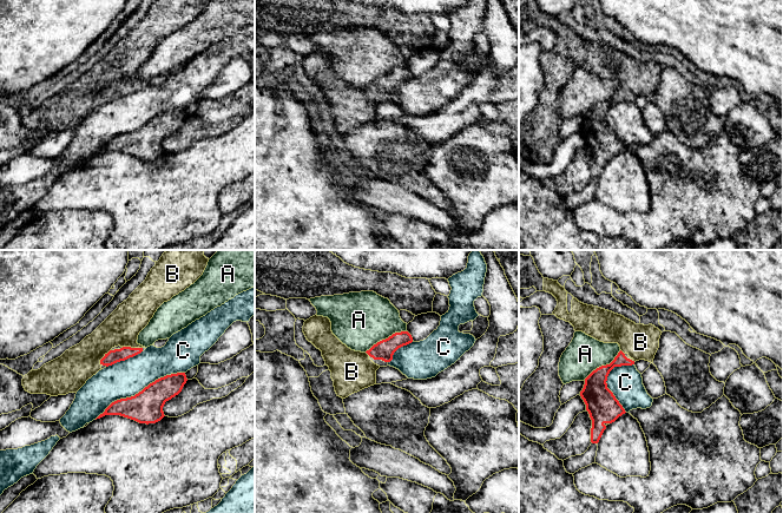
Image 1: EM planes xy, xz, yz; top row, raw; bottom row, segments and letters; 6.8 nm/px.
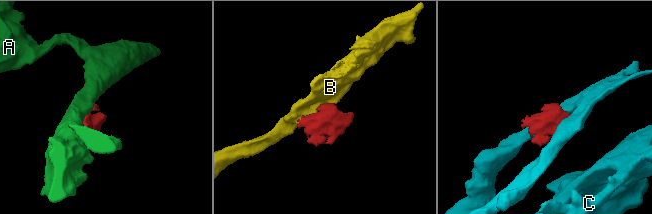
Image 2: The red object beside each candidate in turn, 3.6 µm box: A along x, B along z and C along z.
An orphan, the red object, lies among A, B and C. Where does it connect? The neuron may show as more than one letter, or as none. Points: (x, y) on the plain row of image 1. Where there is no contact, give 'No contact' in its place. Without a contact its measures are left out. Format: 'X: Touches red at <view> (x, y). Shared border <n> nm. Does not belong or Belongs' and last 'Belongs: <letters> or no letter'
A: Touches red at xz (386, 74). Shared border 320 nm. Does not belong
B: Touches red at xy (132, 84). Shared border 140 nm. Belongs
C: Touches red at xy (139, 127). Shared border 700 nm. Does not belong
Belongs: B

